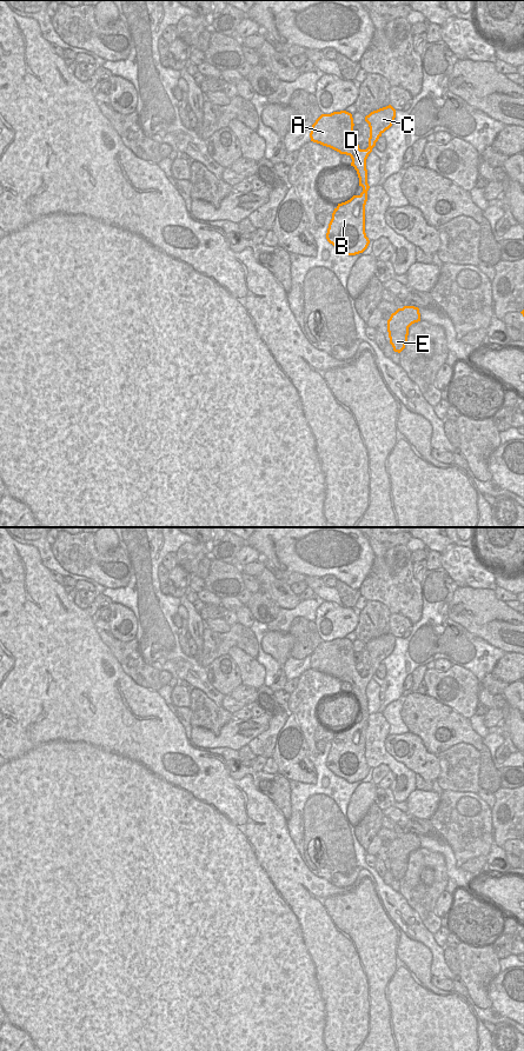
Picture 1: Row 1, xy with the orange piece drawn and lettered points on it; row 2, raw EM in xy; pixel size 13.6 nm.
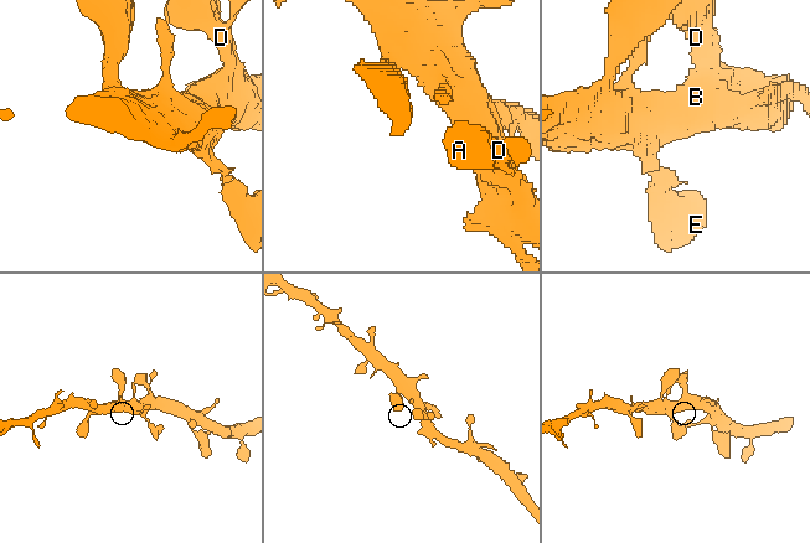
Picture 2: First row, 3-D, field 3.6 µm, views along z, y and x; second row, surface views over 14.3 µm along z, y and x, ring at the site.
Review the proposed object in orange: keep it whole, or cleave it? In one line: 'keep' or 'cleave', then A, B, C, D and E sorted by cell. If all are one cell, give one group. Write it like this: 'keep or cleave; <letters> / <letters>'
keep; A B C D E

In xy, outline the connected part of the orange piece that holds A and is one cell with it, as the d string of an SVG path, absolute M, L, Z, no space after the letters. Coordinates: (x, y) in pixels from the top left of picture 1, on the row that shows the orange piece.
M389 105L365 117L370 127L369 147L360 149L353 133L353 118L346 111L321 114L311 127L311 141L330 147L340 154L350 155L363 192L350 200L338 204L329 224L326 239L347 255L363 253L370 240L365 233L365 205L367 201L366 159L382 134L389 129L396 118L396 109Z

